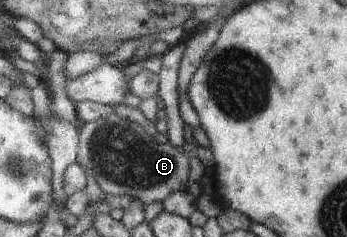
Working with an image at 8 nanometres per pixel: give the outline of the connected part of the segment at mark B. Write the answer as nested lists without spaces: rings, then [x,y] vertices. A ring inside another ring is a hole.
[[[114,112],[78,125],[76,162],[95,174],[95,182],[104,194],[129,196],[147,206],[151,202],[162,202],[167,193],[176,191],[187,181],[187,154],[169,142],[155,142],[152,132],[145,127]]]

